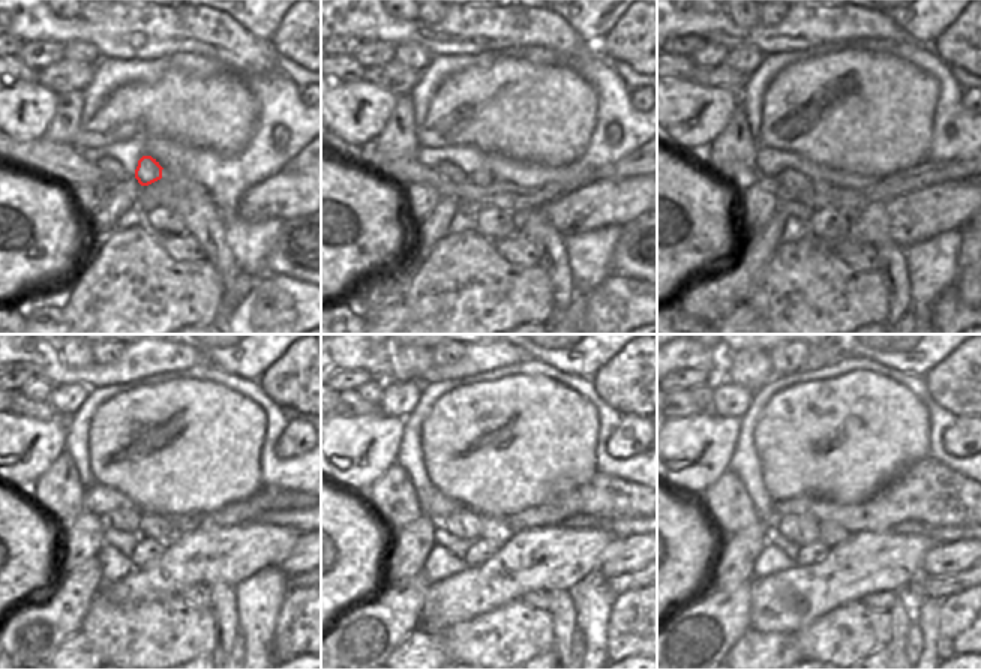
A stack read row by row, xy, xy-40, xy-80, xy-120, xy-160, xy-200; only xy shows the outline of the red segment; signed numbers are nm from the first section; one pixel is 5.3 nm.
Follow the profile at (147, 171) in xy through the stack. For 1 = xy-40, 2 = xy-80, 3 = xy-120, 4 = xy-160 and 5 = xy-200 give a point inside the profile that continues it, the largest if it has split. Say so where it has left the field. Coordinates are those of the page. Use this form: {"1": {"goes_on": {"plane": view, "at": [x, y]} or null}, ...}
{"1": {"goes_on": {"plane": "xy-40", "at": [483, 177]}}, "2": {"goes_on": {"plane": "xy-80", "at": [822, 188]}}, "3": {"goes_on": {"plane": "xy-120", "at": [155, 526]}}, "4": {"goes_on": {"plane": "xy-160", "at": [498, 531]}}, "5": {"goes_on": {"plane": "xy-200", "at": [833, 534]}}}

